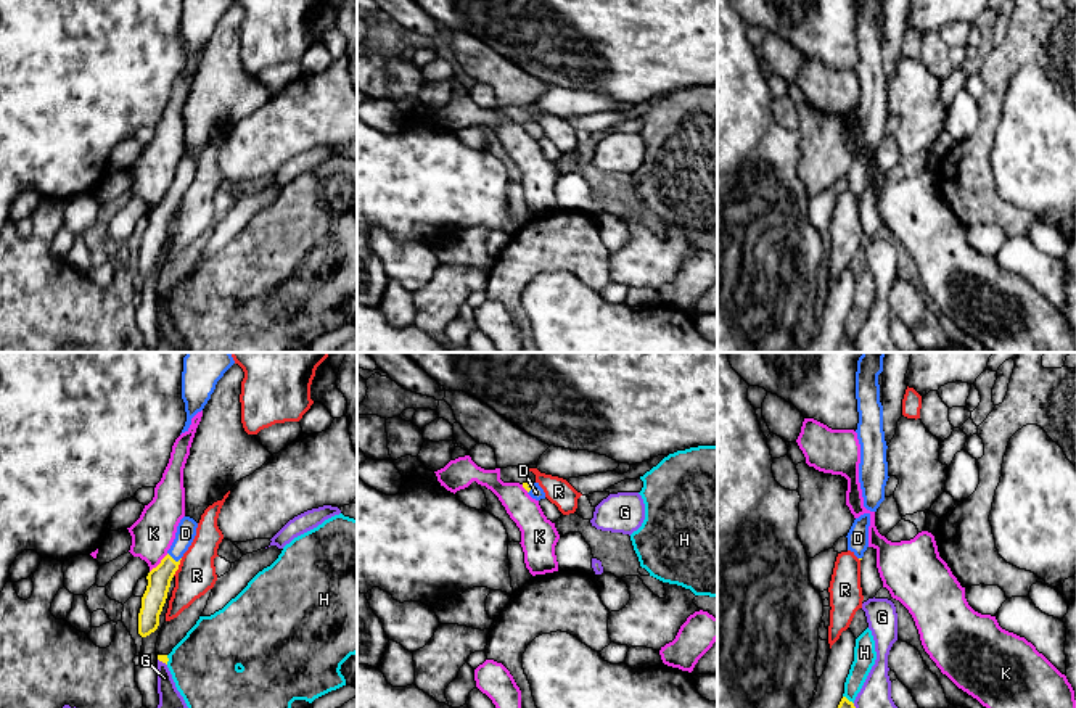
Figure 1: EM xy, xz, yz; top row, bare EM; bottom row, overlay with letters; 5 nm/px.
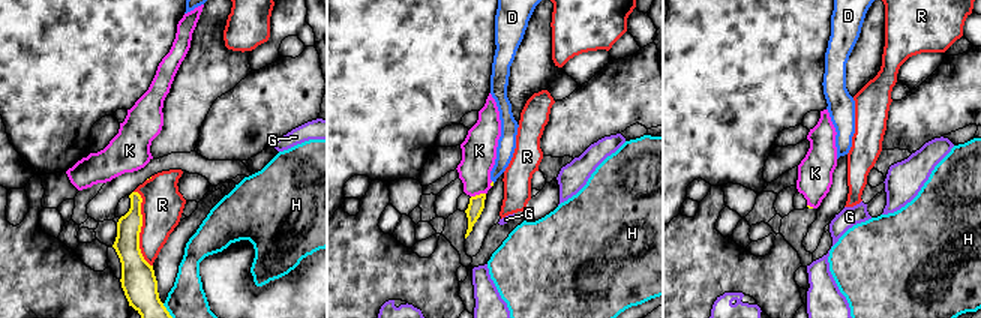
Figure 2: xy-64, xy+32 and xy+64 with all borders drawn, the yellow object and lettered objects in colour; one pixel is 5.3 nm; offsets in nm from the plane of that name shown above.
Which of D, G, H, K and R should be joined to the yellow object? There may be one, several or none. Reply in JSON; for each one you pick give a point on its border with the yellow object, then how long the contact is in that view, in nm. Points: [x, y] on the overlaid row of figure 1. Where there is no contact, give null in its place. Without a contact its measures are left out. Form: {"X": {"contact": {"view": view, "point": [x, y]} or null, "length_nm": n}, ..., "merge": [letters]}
{"D": {"contact": {"view": "xy", "point": [172, 559]}, "length_nm": 80}, "merge": ["D"]}

